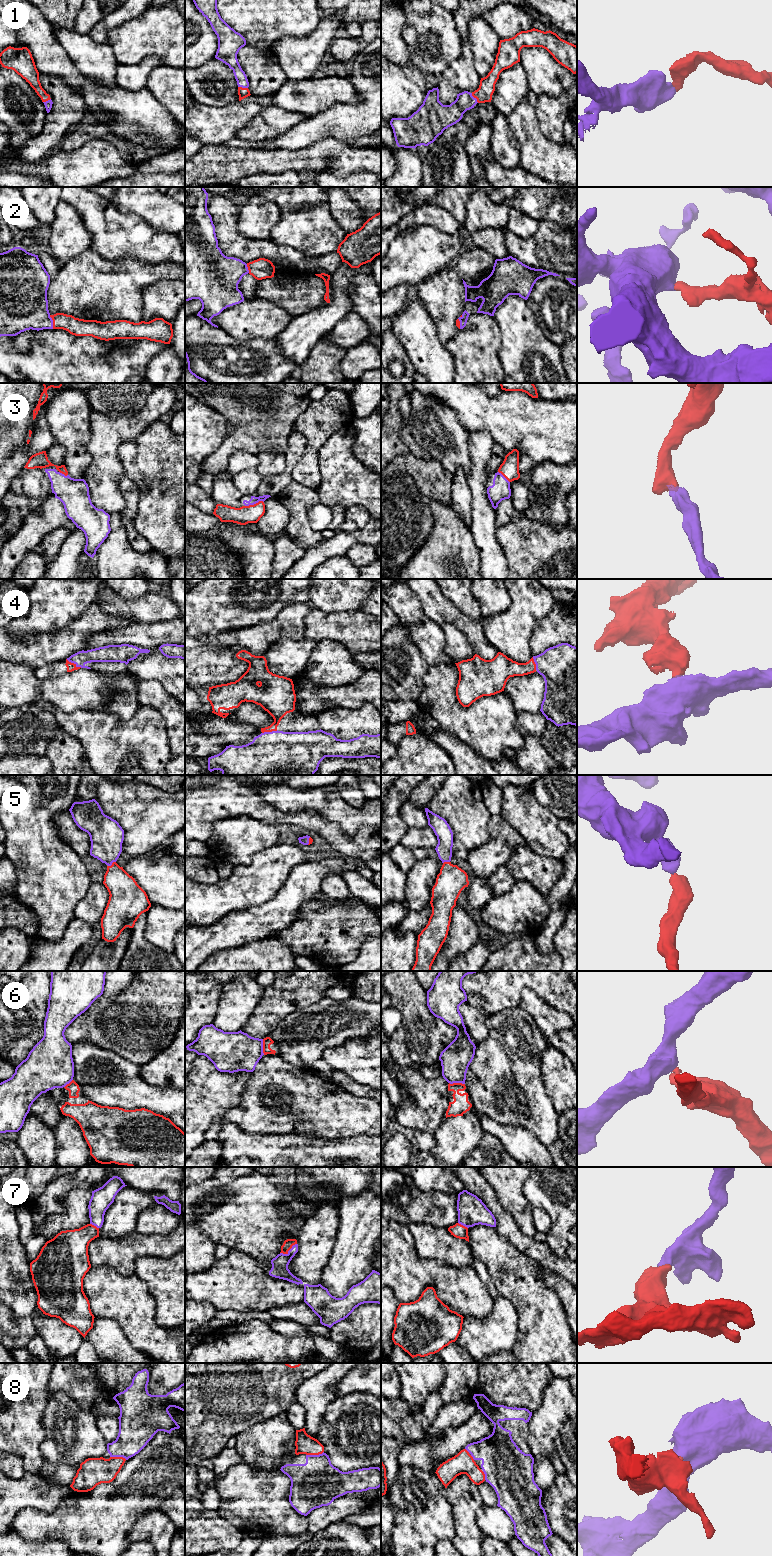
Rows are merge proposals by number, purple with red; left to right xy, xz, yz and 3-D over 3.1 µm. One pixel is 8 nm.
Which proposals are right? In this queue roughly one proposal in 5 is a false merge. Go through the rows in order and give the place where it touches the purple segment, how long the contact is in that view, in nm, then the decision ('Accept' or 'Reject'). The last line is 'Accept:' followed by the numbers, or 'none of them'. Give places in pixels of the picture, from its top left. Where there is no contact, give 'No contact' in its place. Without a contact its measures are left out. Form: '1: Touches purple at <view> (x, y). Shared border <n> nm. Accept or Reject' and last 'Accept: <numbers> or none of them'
1: Touches purple at yz (475, 98). Shared border 100 nm. Accept
2: Touches purple at xy (52, 322). Shared border 120 nm. Accept
3: Touches purple at xz (254, 503). Shared border 160 nm. Accept
4: Touches purple at xy (74, 663). Shared border 140 nm. Accept
5: Touches purple at xy (111, 864). Shared border 80 nm. Accept
6: Touches purple at xz (262, 1047). Shared border 130 nm. Reject
7: Touches purple at xz (288, 1251). Shared border 160 nm. Accept
8: Touches purple at xz (314, 1455). Shared border 150 nm. Accept
Accept: 1, 2, 3, 4, 5, 7, 8

